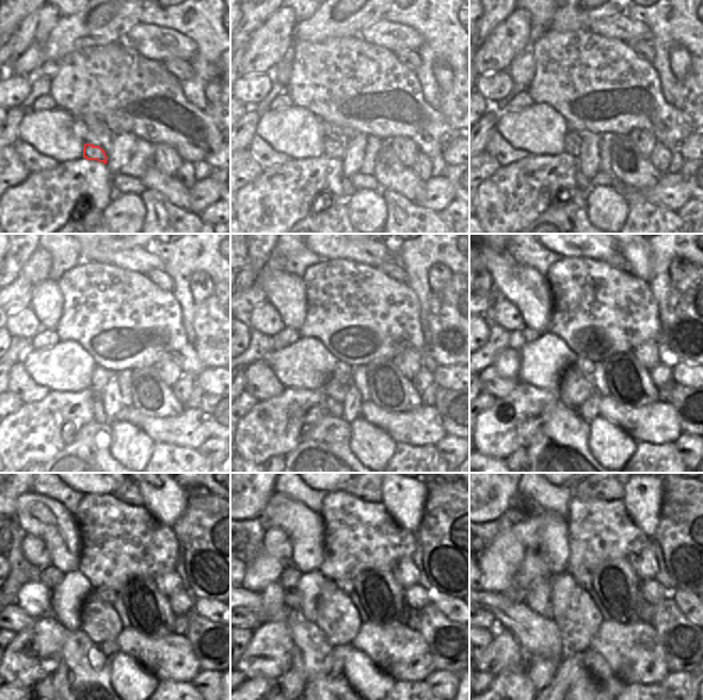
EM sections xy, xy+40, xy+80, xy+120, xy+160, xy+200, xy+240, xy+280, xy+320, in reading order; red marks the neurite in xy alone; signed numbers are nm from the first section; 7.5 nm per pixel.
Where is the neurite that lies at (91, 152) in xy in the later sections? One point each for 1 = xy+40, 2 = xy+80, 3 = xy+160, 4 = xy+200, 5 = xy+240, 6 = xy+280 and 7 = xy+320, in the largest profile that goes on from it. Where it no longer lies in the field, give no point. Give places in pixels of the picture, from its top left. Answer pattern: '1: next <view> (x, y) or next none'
1: next xy+40 (333, 148)
2: next xy+80 (572, 143)
3: next xy+160 (336, 387)
4: next xy+200 (576, 385)
5: next xy+240 (99, 621)
6: next xy+280 (336, 615)
7: next xy+320 (577, 618)

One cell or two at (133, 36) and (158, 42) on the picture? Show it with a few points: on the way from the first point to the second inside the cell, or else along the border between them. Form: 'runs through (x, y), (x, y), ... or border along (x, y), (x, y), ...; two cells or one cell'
runs through (140, 37), (145, 37), (152, 42); one cell

